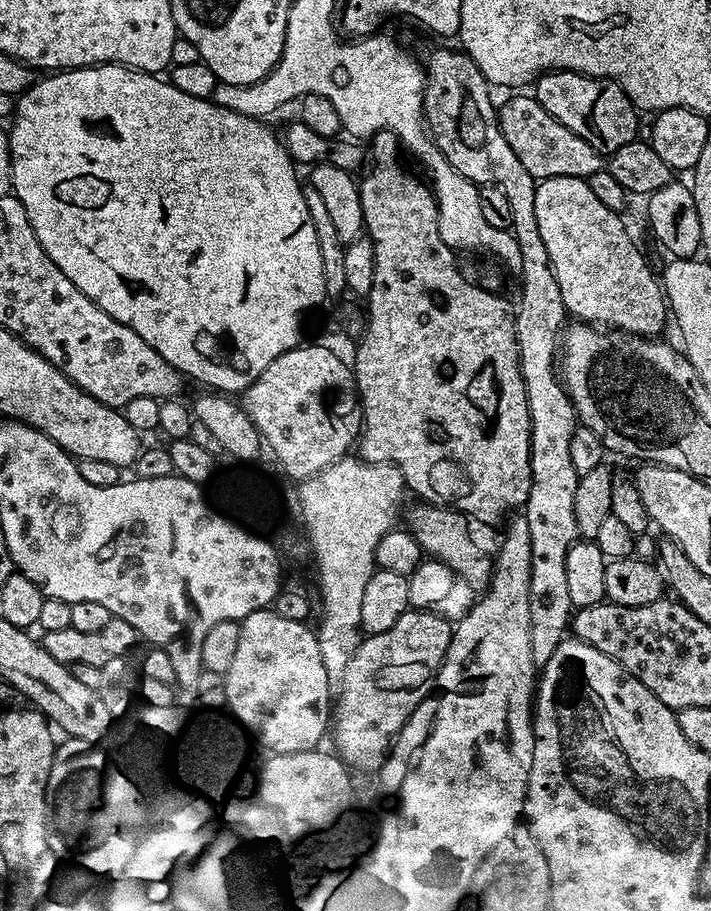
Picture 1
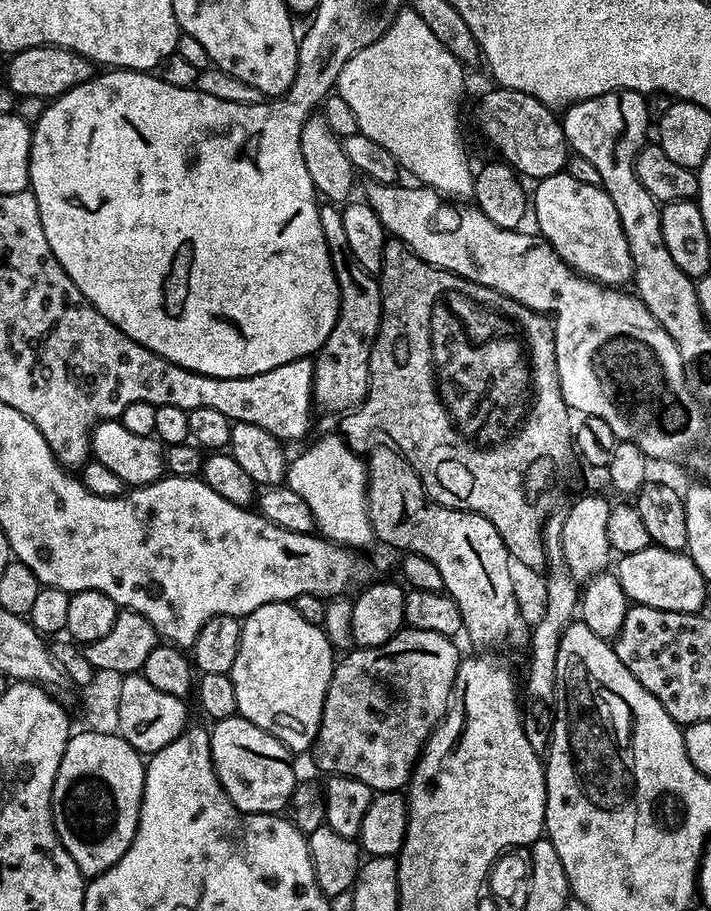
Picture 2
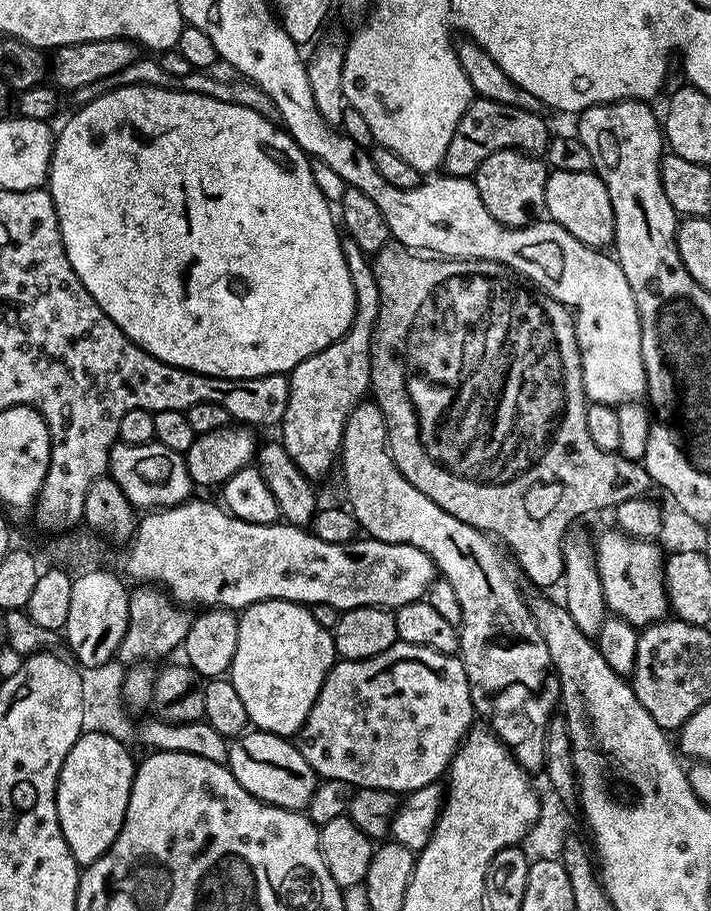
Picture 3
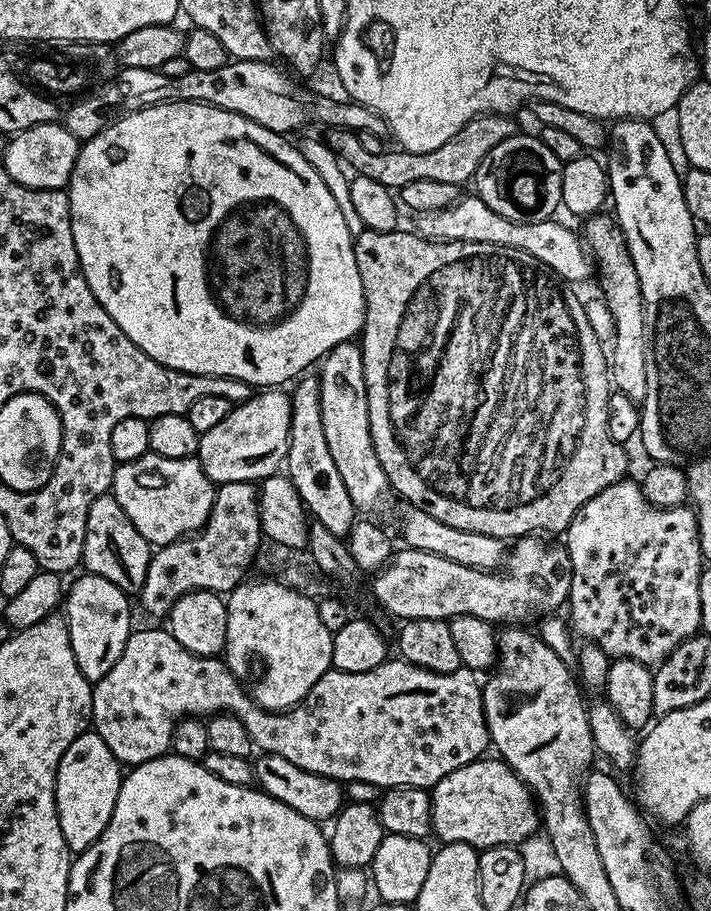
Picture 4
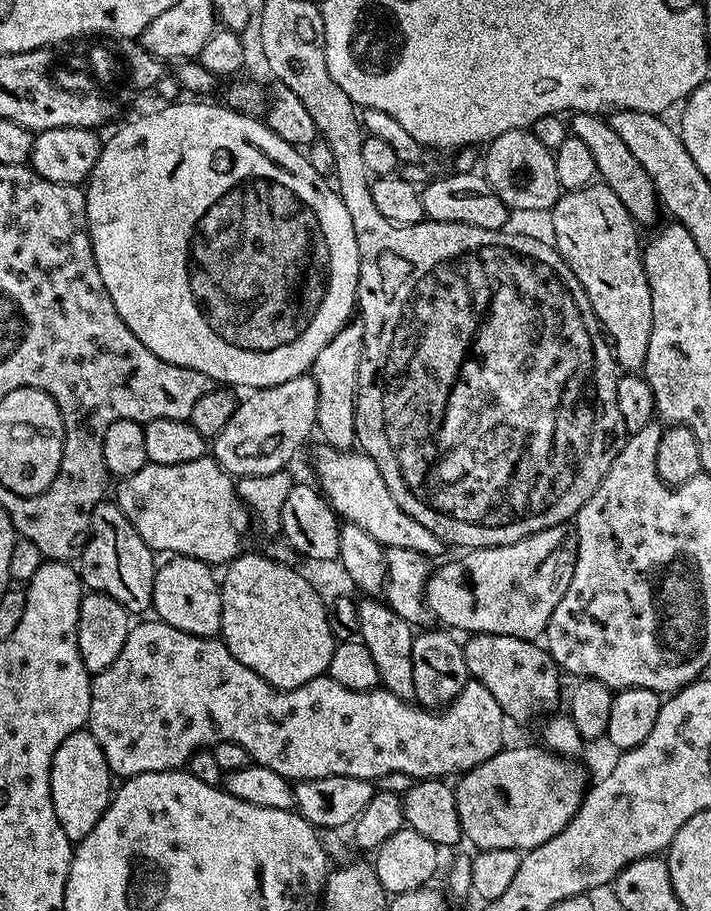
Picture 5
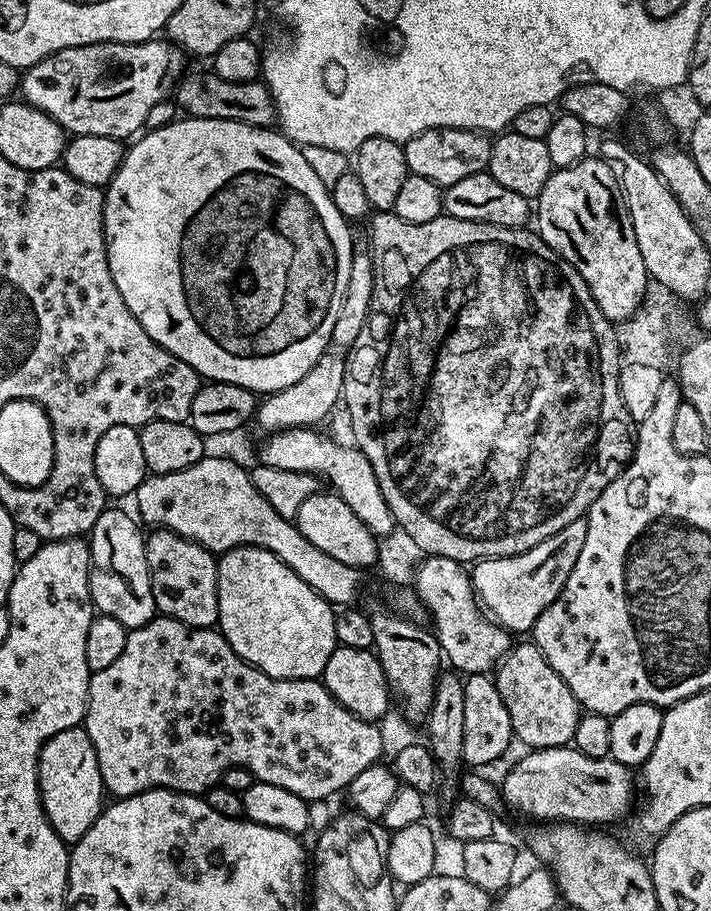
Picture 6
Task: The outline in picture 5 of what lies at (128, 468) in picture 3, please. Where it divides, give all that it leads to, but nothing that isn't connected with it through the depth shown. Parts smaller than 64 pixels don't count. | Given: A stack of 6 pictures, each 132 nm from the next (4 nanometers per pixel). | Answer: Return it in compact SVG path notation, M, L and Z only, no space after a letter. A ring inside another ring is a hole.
M206 454L194 462L182 462L178 466L147 463L142 470L123 477L119 484L114 502L122 514L130 518L134 530L138 530L153 553L189 556L213 566L227 565L241 555L240 536L247 534L248 524L250 528L250 513L238 498L236 480L211 455Z

